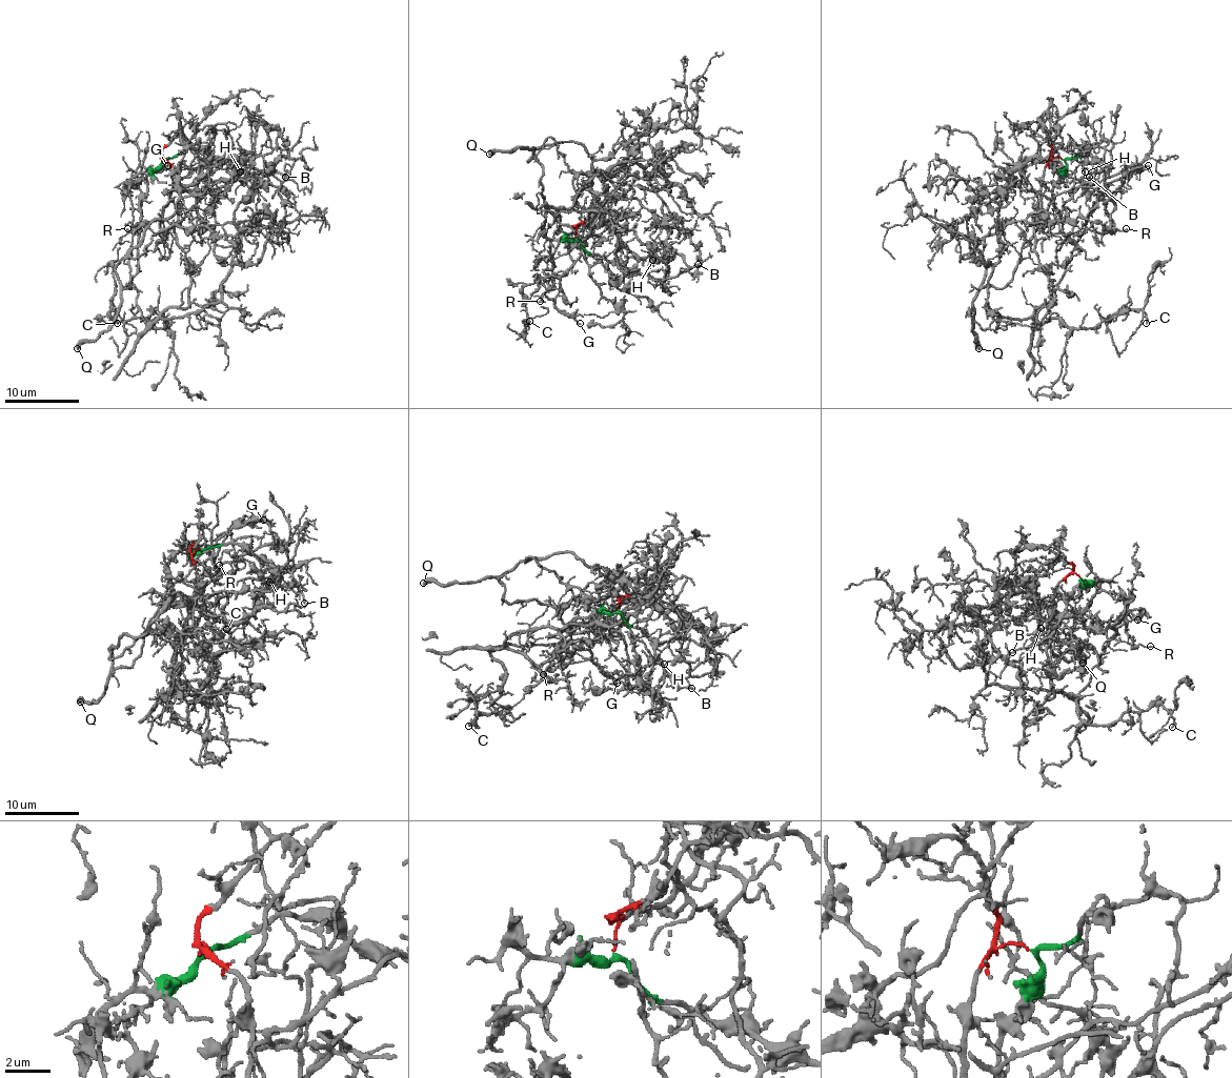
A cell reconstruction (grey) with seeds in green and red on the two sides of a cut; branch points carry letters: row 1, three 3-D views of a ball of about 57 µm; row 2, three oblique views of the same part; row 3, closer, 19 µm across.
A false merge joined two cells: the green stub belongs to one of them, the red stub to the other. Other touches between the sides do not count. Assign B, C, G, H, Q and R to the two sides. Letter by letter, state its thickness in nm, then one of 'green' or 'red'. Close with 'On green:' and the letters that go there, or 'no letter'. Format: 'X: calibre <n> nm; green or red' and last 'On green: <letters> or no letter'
B: calibre 140 nm; green
C: calibre 130 nm; red
G: calibre 150 nm; red
H: calibre 100 nm; green
Q: calibre 460 nm; green
R: calibre 130 nm; red
On green: B, H, Q

